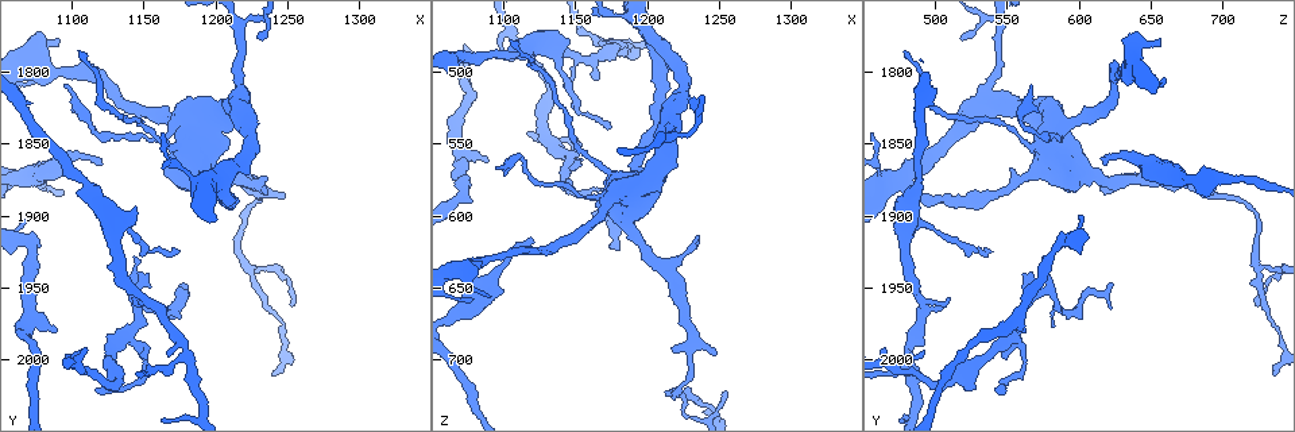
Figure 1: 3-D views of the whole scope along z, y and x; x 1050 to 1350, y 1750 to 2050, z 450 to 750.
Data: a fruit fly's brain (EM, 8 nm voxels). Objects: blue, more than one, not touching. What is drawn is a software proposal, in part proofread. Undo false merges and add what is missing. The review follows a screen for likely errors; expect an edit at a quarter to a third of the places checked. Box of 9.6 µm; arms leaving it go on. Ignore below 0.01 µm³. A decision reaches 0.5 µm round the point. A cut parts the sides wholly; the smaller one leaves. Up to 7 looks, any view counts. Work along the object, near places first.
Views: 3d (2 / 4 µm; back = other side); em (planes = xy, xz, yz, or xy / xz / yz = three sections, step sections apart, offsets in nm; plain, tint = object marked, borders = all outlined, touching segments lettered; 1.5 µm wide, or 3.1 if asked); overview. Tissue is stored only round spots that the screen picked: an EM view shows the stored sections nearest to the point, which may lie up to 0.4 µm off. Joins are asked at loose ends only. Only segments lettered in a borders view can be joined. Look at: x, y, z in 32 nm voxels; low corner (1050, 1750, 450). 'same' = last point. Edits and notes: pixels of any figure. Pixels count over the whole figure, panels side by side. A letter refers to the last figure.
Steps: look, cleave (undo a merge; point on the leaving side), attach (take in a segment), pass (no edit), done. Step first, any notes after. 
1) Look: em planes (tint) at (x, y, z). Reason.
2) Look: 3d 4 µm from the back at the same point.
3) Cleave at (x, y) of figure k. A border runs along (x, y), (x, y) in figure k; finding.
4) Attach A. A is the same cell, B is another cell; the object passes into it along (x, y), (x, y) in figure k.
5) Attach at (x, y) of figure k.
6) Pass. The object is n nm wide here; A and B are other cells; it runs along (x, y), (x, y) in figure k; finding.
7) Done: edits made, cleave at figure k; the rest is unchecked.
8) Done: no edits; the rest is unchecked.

Look: 3d 4 µm at (1130, 2018, 506).

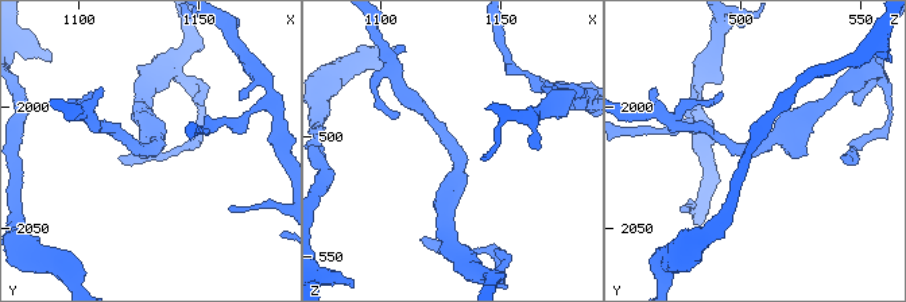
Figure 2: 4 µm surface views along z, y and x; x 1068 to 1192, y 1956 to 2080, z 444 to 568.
Look: em planes (tint) at (1133, 2015, 505). The arms are 160, 260 nm wide.

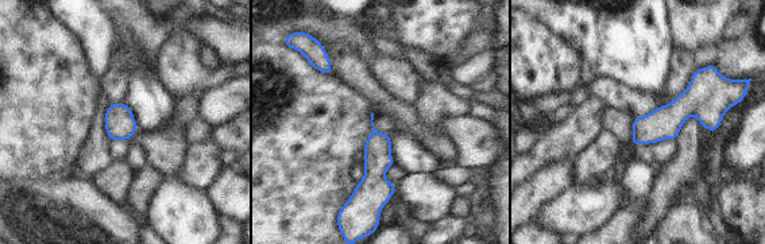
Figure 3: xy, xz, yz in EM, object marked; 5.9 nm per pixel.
Look: em planes (borders) at the same point.

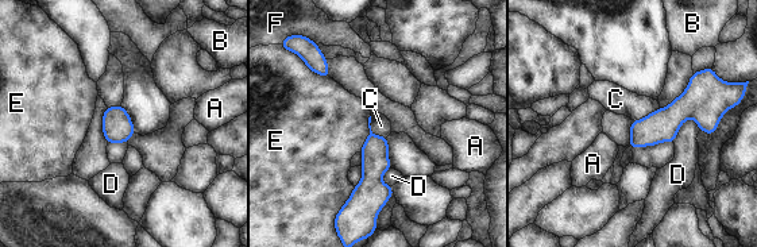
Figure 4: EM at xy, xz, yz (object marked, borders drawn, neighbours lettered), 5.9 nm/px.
Pass. A, B, C, D, E and F are other cells; a border runs along (370, 116), (370, 128), (386, 136) in figure 4; continuous, no second neuron.

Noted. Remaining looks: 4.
Look: 3d 4 µm at (1248, 1886, 694). Free end.

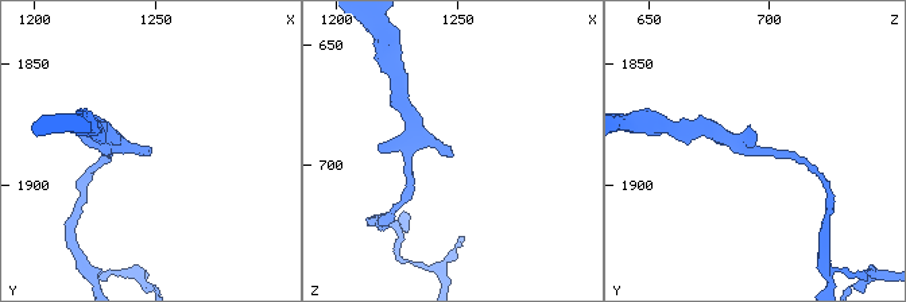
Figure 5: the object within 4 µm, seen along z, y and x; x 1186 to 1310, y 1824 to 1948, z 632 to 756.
Look: em planes (borders) at (1248, 1888, 696). Need the tissue.

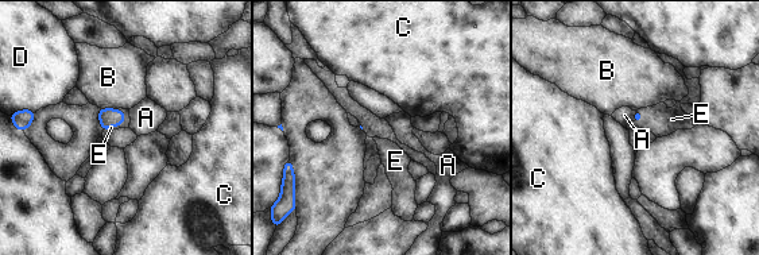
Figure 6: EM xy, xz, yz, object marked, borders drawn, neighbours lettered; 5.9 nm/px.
Attach at (126, 124) of figure 6. E is the same cell, A, B, C and D are other cells; it goes on there.

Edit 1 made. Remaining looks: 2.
Look: overview. Redraw.

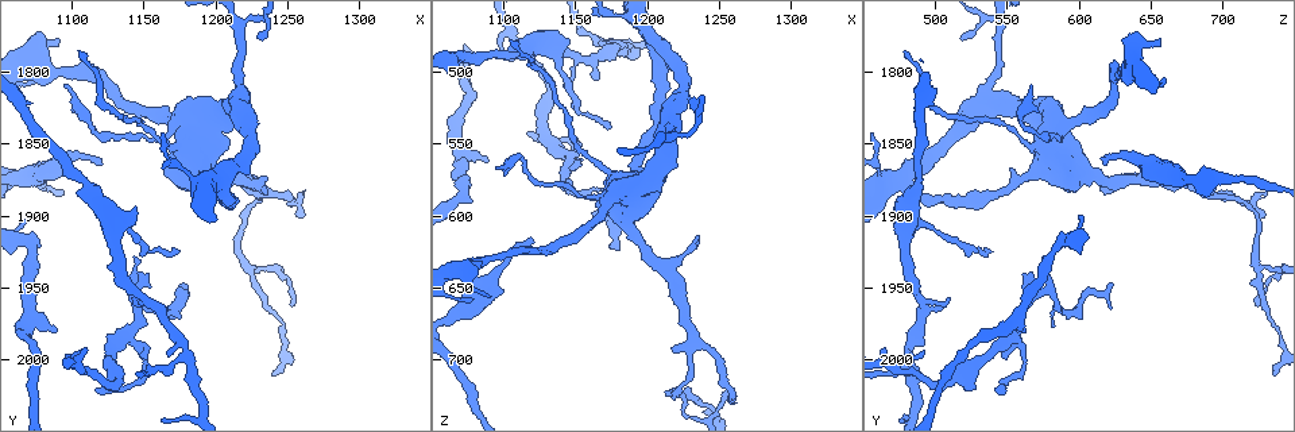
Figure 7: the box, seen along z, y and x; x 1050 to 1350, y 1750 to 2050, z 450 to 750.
Look: em planes (borders) at (1176, 1994, 482).

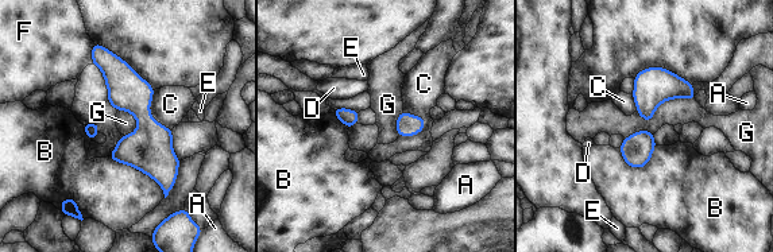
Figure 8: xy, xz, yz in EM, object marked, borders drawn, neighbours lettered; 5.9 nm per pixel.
Pass. The object is 130 nm wide here; A, B, C, D, E, F and G are other cells; continuous, no second neuron.

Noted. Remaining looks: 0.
Done: edits made, attach at figure 6; the rest is unchecked.

